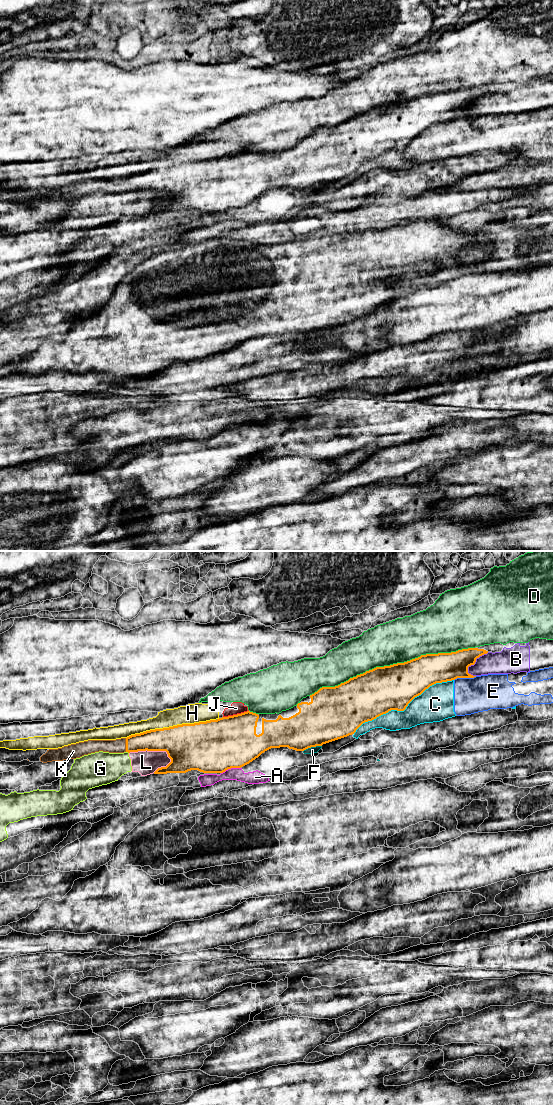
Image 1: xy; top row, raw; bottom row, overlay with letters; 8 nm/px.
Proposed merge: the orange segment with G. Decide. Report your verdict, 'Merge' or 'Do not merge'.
Do not merge

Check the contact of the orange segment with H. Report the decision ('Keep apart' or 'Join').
Keep apart

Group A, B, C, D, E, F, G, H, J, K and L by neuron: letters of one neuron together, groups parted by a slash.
A F / B / C E / D / G L / H J / K

